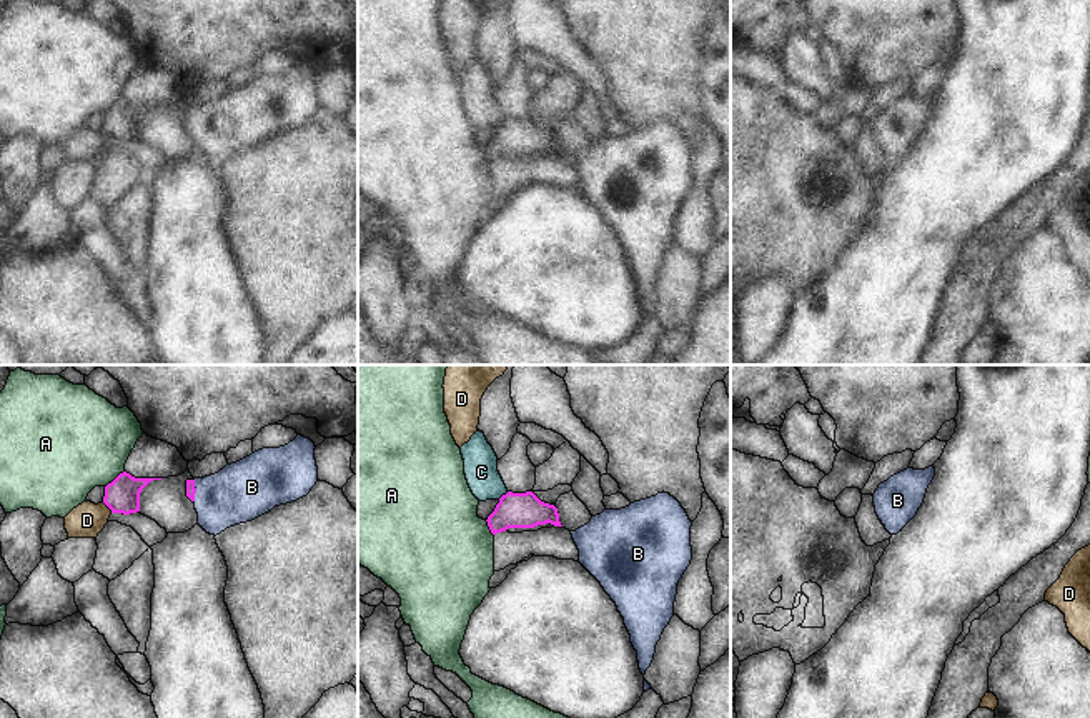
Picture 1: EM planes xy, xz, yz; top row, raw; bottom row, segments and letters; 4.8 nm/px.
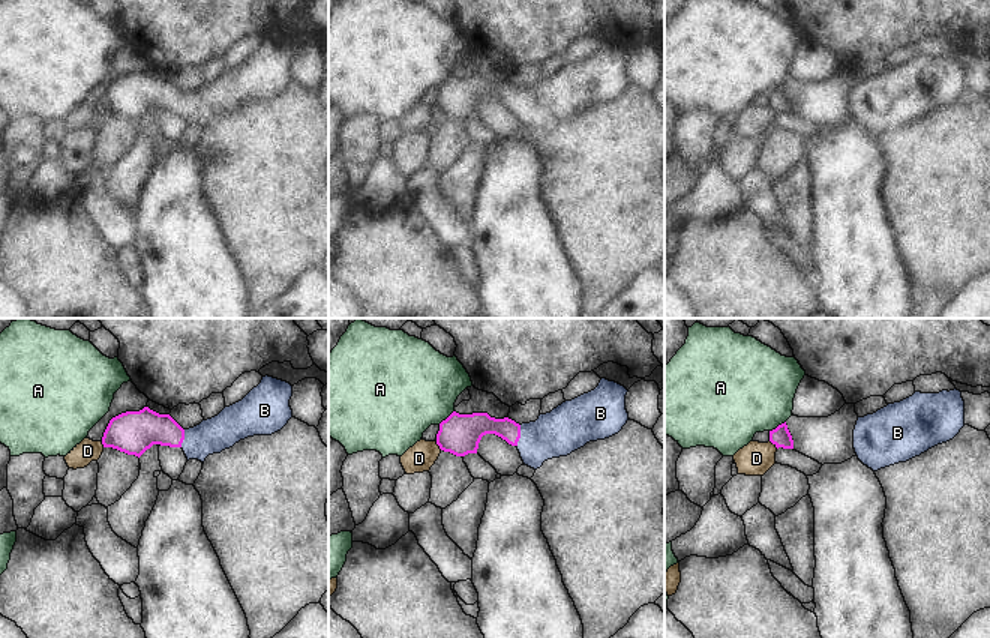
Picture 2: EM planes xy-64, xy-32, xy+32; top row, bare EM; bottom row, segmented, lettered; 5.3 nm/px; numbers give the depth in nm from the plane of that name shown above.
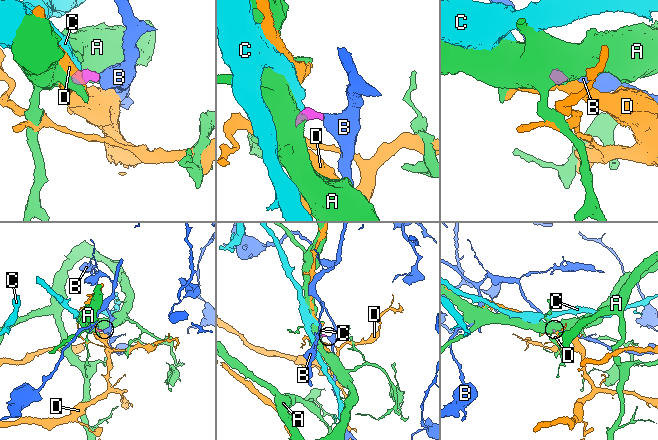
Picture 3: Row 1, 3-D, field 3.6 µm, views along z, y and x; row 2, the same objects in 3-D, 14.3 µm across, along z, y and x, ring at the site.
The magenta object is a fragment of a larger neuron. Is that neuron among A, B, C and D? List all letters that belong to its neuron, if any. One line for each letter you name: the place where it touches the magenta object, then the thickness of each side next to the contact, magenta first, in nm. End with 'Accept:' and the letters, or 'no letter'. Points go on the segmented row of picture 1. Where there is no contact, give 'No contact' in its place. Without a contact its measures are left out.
B: Touches magenta at xy (195, 492). Thickness 50 nm (magenta) against 280 nm
Accept: B

